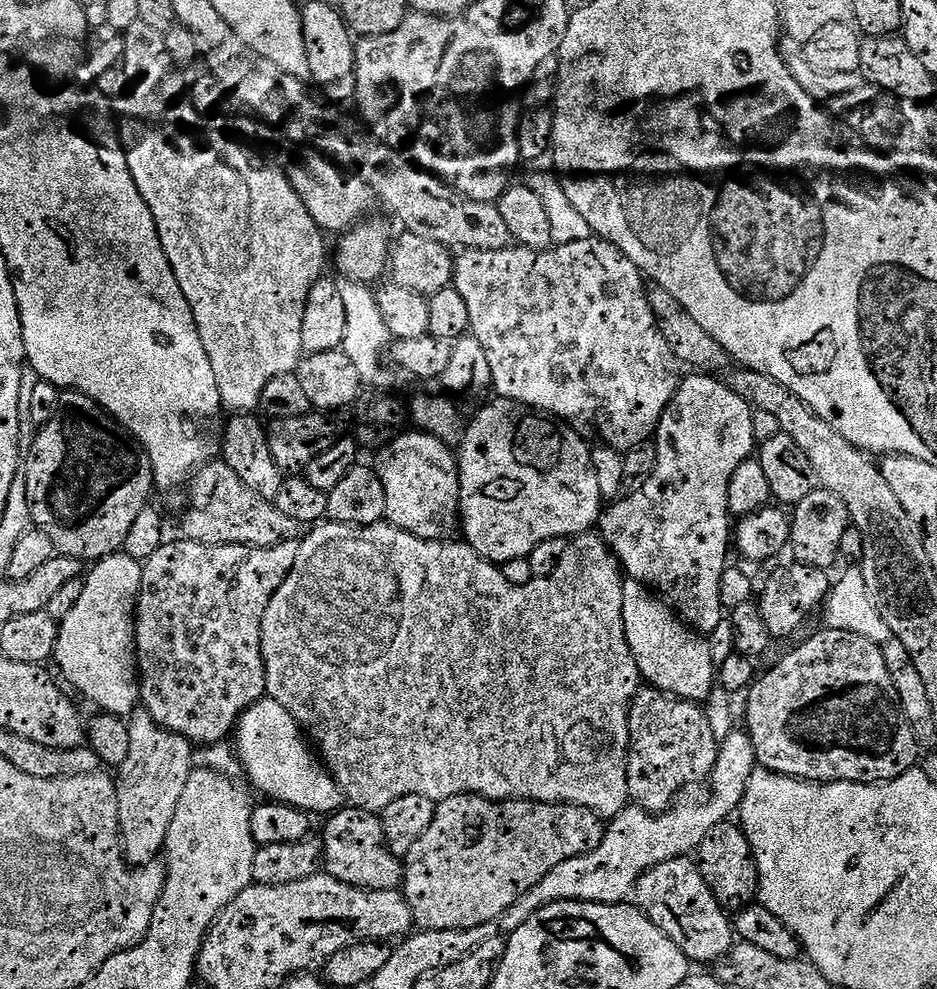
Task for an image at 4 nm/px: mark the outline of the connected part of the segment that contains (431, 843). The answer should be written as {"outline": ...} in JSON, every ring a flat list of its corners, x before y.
{"outline":[[475,794,452,796,448,800,439,801,434,814,434,822,430,822,426,834,422,834,422,838,418,838,418,842,414,842,414,846,410,846,407,856,403,857,402,860,404,865,402,891,412,911,412,923,417,929,425,932,430,930,462,930,465,932,474,926,495,924,499,921,500,916,516,903,518,898,522,898,528,890,537,886,538,882,542,882,542,878,545,878,546,874,550,873,554,867,561,865,566,859,594,851,602,842,605,829,605,821,595,812,591,812,589,808,579,808,573,804,543,804,533,800,487,800,485,796]]}

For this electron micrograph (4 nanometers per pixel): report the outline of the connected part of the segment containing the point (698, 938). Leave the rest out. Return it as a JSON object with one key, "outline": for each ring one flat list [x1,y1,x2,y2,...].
{"outline":[[679,856,670,862,662,862,658,867,651,868,640,876,634,889,634,904,654,922,654,926,661,928,673,942,680,947,682,954,688,956,689,961,711,965,717,960,724,959,734,943,734,924,729,913,716,901,716,896,706,886,700,873,700,865,695,859]]}

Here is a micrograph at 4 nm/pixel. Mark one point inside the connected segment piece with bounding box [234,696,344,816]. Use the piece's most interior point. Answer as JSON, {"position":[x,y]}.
{"position":[273,750]}

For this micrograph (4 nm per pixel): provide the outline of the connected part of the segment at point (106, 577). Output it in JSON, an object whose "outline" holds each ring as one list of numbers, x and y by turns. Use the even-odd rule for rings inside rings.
{"outline":[[113,554,95,561,92,573,83,581,82,598,70,614,59,621,60,637,56,643,54,664,60,667,59,675,69,680,84,696,89,696,105,713,119,718,131,717,140,704,140,681,136,662,136,600,142,586,142,564,125,554]]}

